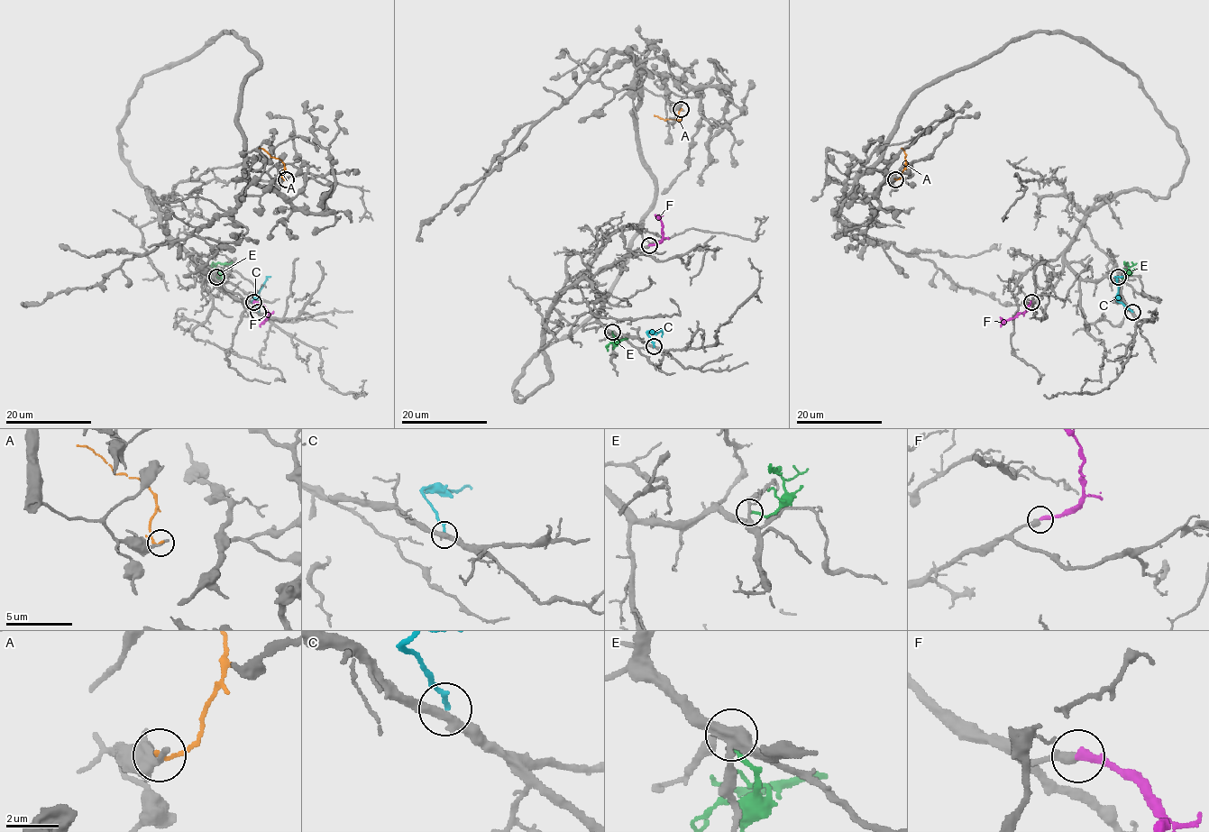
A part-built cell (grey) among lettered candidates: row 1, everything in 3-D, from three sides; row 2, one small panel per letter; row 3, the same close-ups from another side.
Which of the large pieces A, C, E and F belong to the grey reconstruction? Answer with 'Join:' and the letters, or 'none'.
Join: F

